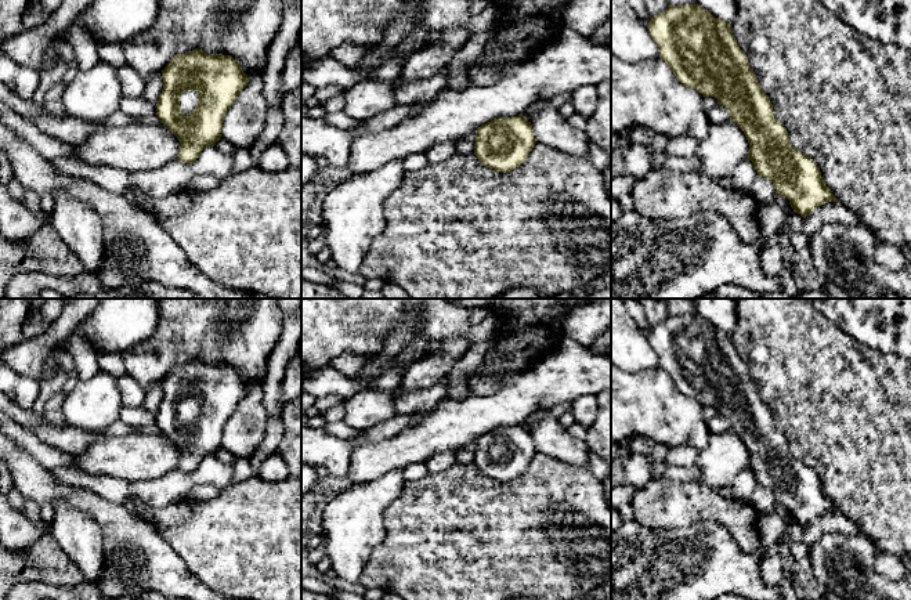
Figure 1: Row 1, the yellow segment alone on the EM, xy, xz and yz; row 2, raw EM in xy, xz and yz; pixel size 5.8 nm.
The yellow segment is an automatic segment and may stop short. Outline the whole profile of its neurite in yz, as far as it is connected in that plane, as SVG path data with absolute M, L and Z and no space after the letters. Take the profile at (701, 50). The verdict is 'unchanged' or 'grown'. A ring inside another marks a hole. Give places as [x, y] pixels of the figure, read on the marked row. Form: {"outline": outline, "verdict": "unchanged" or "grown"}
{"outline": "M684 4L669 6L651 17L648 29L659 58L669 65L676 79L704 97L715 97L730 113L729 120L711 124L706 138L697 144L695 156L701 173L713 180L731 178L734 170L748 159L758 174L770 180L776 192L785 196L802 217L824 203L838 202L825 185L817 163L791 144L787 129L774 116L773 105L759 86L730 24L715 18L698 4Z", "verdict": "grown"}

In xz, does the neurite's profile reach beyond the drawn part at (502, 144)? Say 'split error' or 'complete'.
split error

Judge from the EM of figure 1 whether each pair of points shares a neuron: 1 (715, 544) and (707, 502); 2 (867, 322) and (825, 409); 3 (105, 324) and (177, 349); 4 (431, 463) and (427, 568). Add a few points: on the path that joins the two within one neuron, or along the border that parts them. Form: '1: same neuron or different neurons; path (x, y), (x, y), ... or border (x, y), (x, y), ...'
1: different neurons; border (679, 527), (697, 521), (718, 521), (736, 542)
2: different neurons; border (831, 321), (856, 340), (888, 353)
3: different neurons; border (159, 313), (158, 328), (122, 353)
4: different neurons; border (456, 462), (438, 473), (429, 474)

